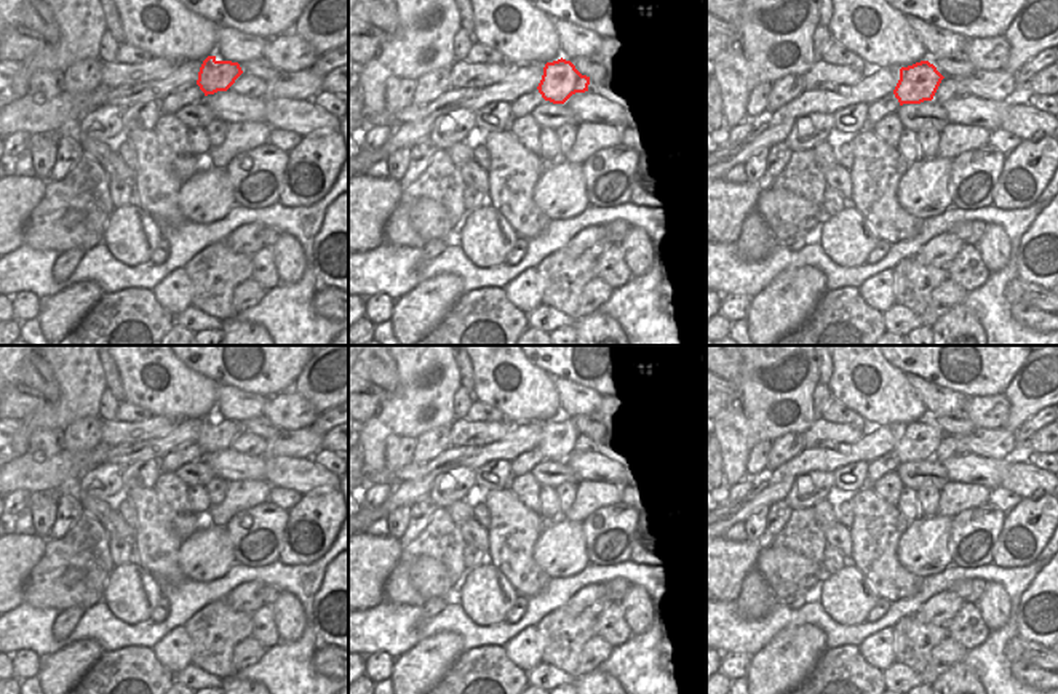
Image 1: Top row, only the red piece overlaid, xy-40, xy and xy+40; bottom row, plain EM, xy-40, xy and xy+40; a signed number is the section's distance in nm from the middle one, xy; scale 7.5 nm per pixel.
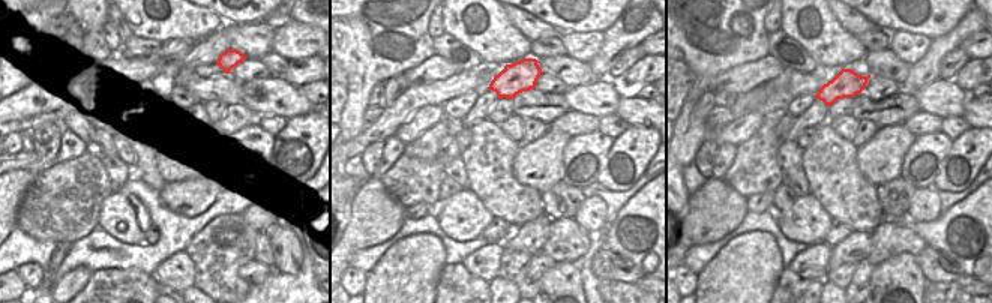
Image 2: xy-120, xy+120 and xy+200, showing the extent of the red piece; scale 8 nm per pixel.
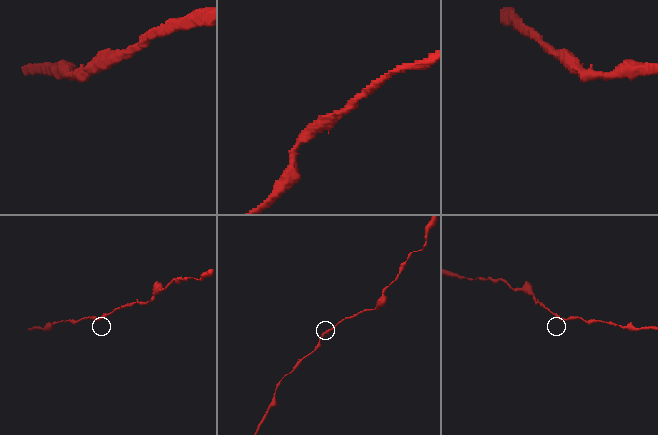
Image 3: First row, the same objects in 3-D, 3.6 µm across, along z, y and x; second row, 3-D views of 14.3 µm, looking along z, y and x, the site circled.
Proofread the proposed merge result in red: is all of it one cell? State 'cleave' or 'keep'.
keep

